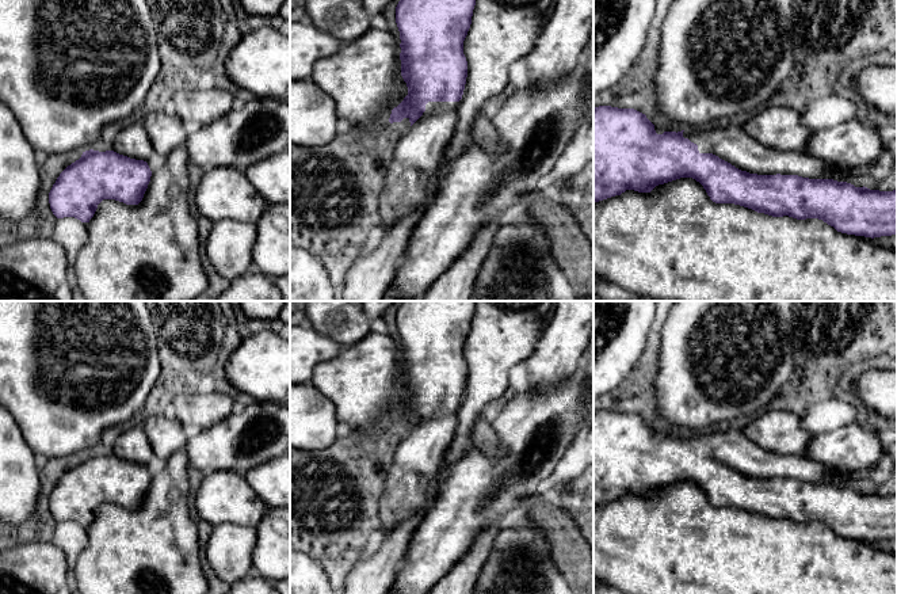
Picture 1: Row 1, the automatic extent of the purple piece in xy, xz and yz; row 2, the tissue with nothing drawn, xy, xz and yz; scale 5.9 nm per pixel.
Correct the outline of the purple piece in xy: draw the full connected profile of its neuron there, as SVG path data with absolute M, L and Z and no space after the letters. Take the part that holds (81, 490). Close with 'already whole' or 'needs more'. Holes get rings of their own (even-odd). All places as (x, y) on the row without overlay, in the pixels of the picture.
M141 424L123 431L117 439L111 454L89 453L83 456L79 464L60 477L49 496L53 518L57 522L75 521L81 526L89 526L103 503L138 509L150 486L152 475L146 464L153 456L153 449Z; needs more

